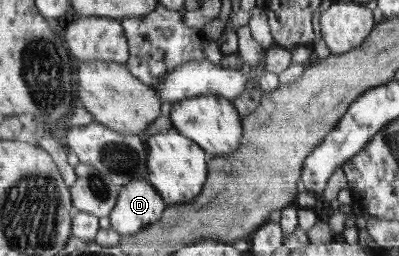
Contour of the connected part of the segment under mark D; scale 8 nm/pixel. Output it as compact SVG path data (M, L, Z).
M149 180L129 182L121 187L117 204L111 212L111 228L121 237L138 235L160 223L167 207L166 201Z

